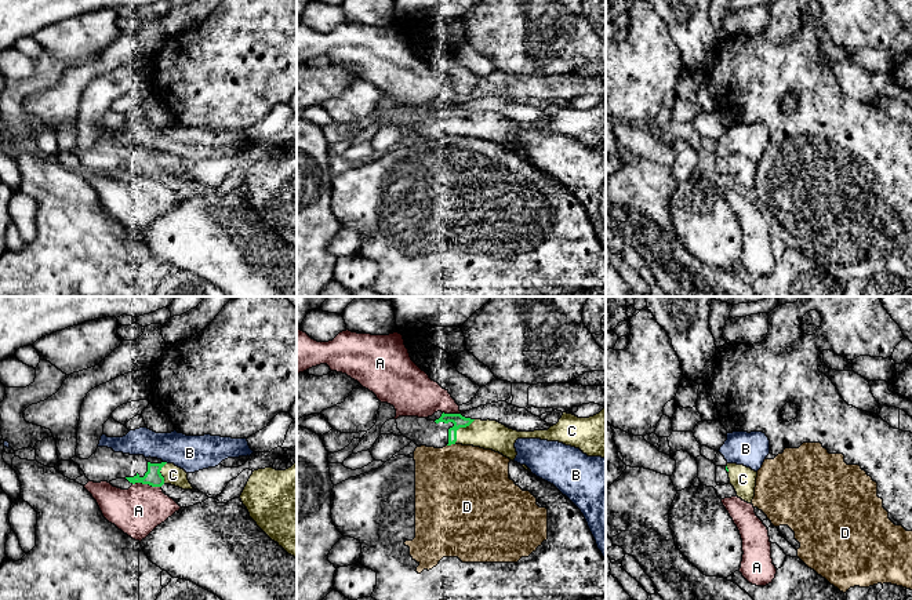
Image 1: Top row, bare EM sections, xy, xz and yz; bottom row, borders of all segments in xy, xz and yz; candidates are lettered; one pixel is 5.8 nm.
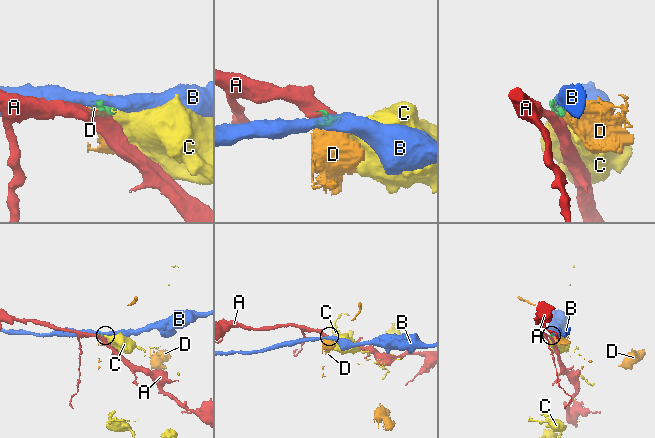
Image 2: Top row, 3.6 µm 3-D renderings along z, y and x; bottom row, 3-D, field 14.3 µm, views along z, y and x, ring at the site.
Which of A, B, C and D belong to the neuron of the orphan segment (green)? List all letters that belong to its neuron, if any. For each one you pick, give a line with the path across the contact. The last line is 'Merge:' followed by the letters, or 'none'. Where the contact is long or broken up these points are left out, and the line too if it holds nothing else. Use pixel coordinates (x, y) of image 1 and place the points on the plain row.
Merge: C

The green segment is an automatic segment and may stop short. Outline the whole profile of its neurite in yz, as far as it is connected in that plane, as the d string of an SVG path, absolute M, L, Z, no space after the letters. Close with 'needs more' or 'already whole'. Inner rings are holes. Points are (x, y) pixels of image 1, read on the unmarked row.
M727 154L726 161L730 170L728 175L734 178L737 188L748 194L752 194L757 163L737 154Z; needs more

